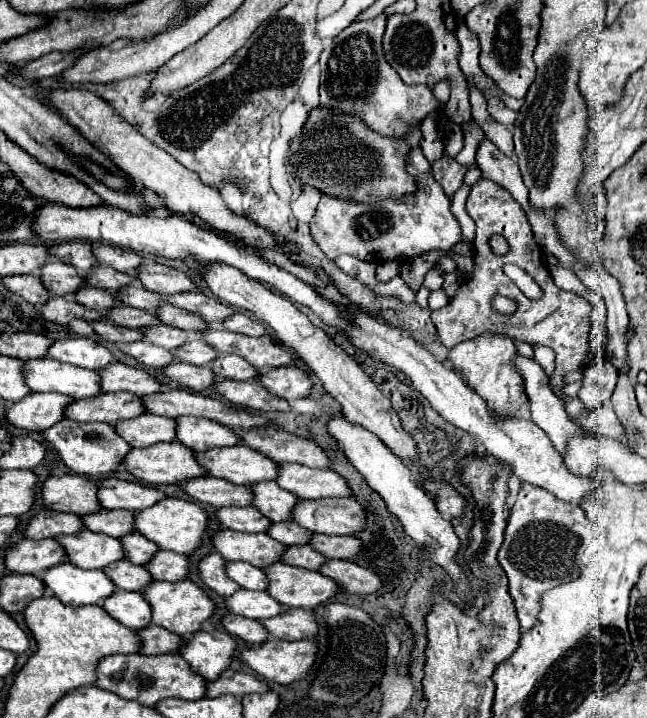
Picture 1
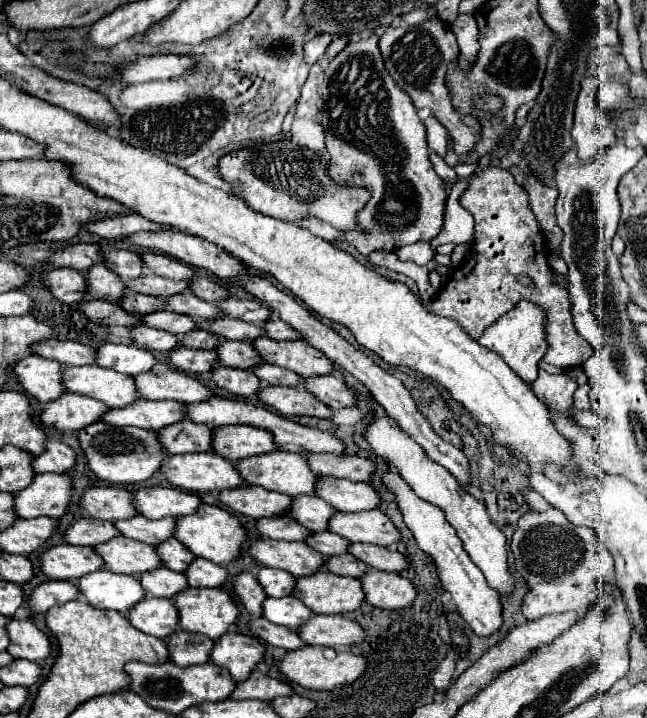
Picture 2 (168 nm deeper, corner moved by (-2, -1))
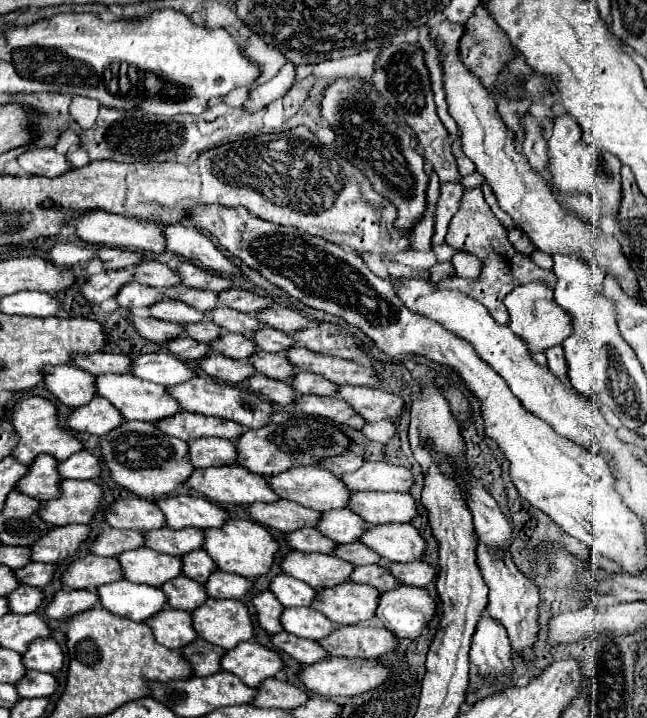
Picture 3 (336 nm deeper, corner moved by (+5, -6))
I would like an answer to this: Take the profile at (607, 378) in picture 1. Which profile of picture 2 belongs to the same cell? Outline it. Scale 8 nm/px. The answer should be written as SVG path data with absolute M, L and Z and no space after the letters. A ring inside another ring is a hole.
M582 385L582 387L578 387L576 389L576 393L574 393L574 407L576 409L580 409L580 411L586 411L586 409L590 409L590 401L588 401L588 385Z

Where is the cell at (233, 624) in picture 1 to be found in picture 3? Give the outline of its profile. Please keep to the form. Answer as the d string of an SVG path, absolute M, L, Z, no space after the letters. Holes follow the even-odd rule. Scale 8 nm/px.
M287 632L273 634L271 642L277 650L283 650L285 654L289 654L291 658L295 658L301 664L313 664L315 660L321 660L323 656L327 656L327 652L317 642L297 638L297 636L291 636Z

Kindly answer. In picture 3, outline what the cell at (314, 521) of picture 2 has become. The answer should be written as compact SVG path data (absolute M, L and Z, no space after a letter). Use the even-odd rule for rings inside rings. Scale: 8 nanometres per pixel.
M341 508L341 510L329 510L319 516L319 532L323 536L335 540L335 542L355 542L359 534L367 528L369 524L363 522L355 512Z

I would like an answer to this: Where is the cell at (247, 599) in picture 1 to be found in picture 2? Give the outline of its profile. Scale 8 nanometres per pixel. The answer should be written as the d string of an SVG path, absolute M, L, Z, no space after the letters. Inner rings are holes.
M294 595L282 597L282 599L270 597L264 601L262 609L264 609L264 617L268 621L282 625L282 627L290 627L290 629L298 629L302 623L306 623L306 619L310 619L310 615L314 615Z

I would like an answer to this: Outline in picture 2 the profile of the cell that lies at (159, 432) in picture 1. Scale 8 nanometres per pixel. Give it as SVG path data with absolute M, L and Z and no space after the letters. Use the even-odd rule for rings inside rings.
M182 421L158 431L162 445L170 455L212 451L212 433L214 433L212 427L198 425L192 421Z

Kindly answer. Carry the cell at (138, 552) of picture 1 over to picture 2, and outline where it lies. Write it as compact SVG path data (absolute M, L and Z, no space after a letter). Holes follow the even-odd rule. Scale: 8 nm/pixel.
M168 539L168 543L162 543L156 549L160 553L162 563L166 567L170 567L172 571L180 571L182 573L192 563L192 559L194 559L194 555L190 555L188 547L180 545L176 539Z

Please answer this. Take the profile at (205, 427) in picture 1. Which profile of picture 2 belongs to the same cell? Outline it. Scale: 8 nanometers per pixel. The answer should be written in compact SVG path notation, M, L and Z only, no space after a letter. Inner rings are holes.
M226 425L214 429L214 451L230 461L242 461L254 455L278 451L270 431L250 425Z

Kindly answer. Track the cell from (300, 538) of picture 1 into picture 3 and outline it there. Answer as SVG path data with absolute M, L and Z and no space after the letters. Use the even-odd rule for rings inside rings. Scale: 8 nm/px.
M353 542L353 544L337 544L333 550L333 556L351 562L353 566L363 566L363 564L377 564L381 560L379 554L375 554L371 548L365 544Z

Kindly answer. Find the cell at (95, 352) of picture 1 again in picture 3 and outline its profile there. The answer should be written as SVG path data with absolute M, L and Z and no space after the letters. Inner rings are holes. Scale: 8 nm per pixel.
M157 352L157 354L143 354L131 360L129 374L155 384L173 386L173 384L191 380L195 376L195 366L179 360L173 354Z

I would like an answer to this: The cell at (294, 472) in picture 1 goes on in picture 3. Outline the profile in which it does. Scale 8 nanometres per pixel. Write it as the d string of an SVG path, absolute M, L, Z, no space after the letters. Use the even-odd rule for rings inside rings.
M351 492L347 508L369 524L411 522L411 518L417 514L413 498L397 492Z

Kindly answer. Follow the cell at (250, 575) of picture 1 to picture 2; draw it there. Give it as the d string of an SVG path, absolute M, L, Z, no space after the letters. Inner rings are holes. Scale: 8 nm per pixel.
M260 567L258 581L270 597L292 595L294 587L296 587L294 575L290 575L288 571L282 571L282 569L272 569L272 567Z

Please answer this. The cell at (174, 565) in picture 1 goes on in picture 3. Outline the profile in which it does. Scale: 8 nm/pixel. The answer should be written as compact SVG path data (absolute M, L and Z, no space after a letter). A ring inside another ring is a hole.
M213 570L209 580L203 584L207 596L211 598L241 598L245 592L251 590L253 582L239 576L239 574L227 574L223 570Z

